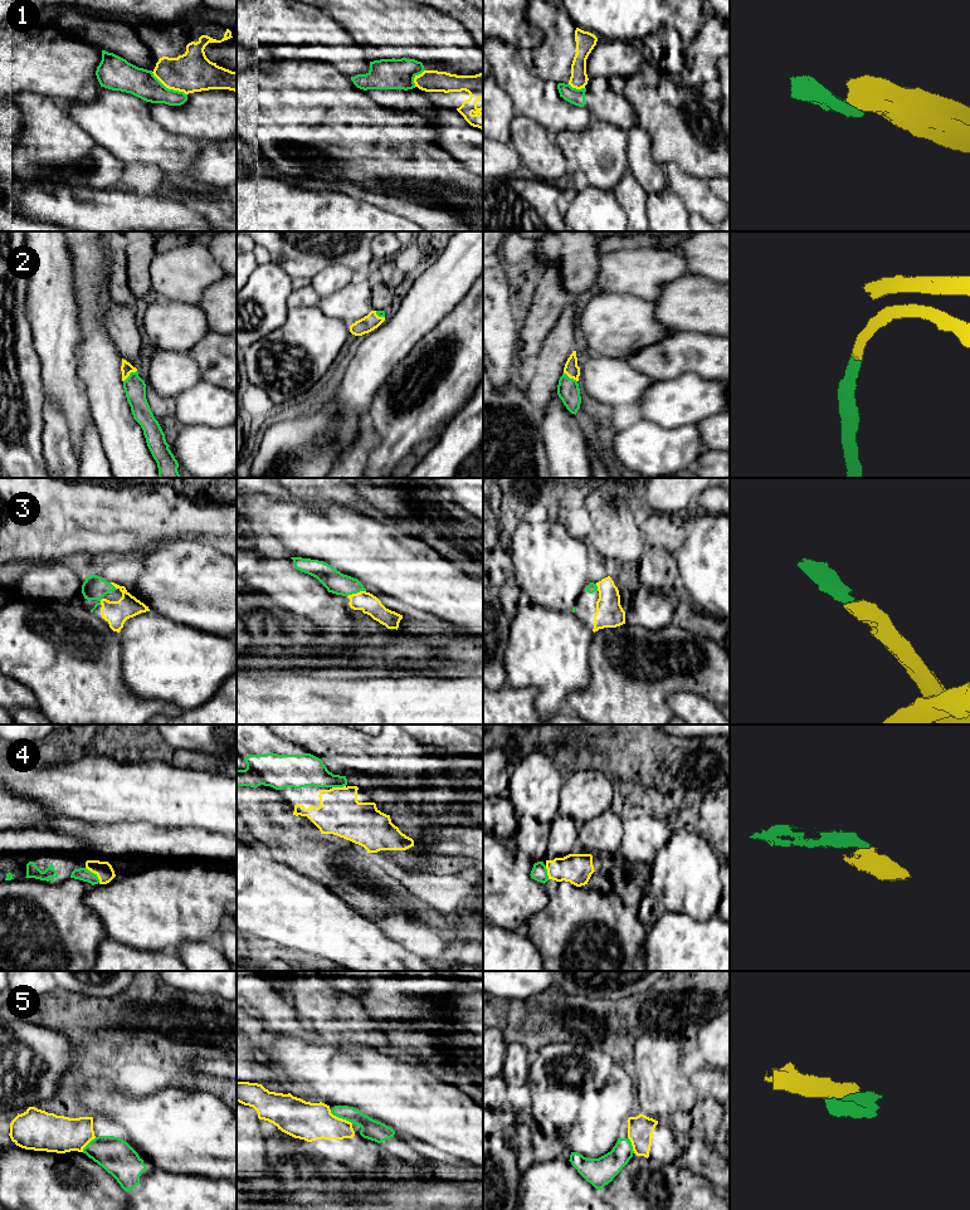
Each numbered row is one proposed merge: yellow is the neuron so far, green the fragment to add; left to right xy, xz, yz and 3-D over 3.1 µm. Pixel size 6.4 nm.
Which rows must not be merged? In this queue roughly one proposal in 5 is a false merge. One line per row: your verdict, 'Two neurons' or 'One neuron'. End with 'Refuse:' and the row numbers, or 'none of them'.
1: Two neurons
2: One neuron
3: One neuron
4: One neuron
5: Two neurons
Refuse: 1, 5

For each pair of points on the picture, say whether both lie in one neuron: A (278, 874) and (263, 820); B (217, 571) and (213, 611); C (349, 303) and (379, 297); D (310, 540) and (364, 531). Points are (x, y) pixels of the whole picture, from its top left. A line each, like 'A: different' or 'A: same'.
A: different
B: same
C: different
D: same

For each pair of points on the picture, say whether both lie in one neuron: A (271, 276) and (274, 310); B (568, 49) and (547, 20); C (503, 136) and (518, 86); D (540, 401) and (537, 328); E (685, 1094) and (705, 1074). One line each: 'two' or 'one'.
A: one
B: one
C: two
D: one
E: two

